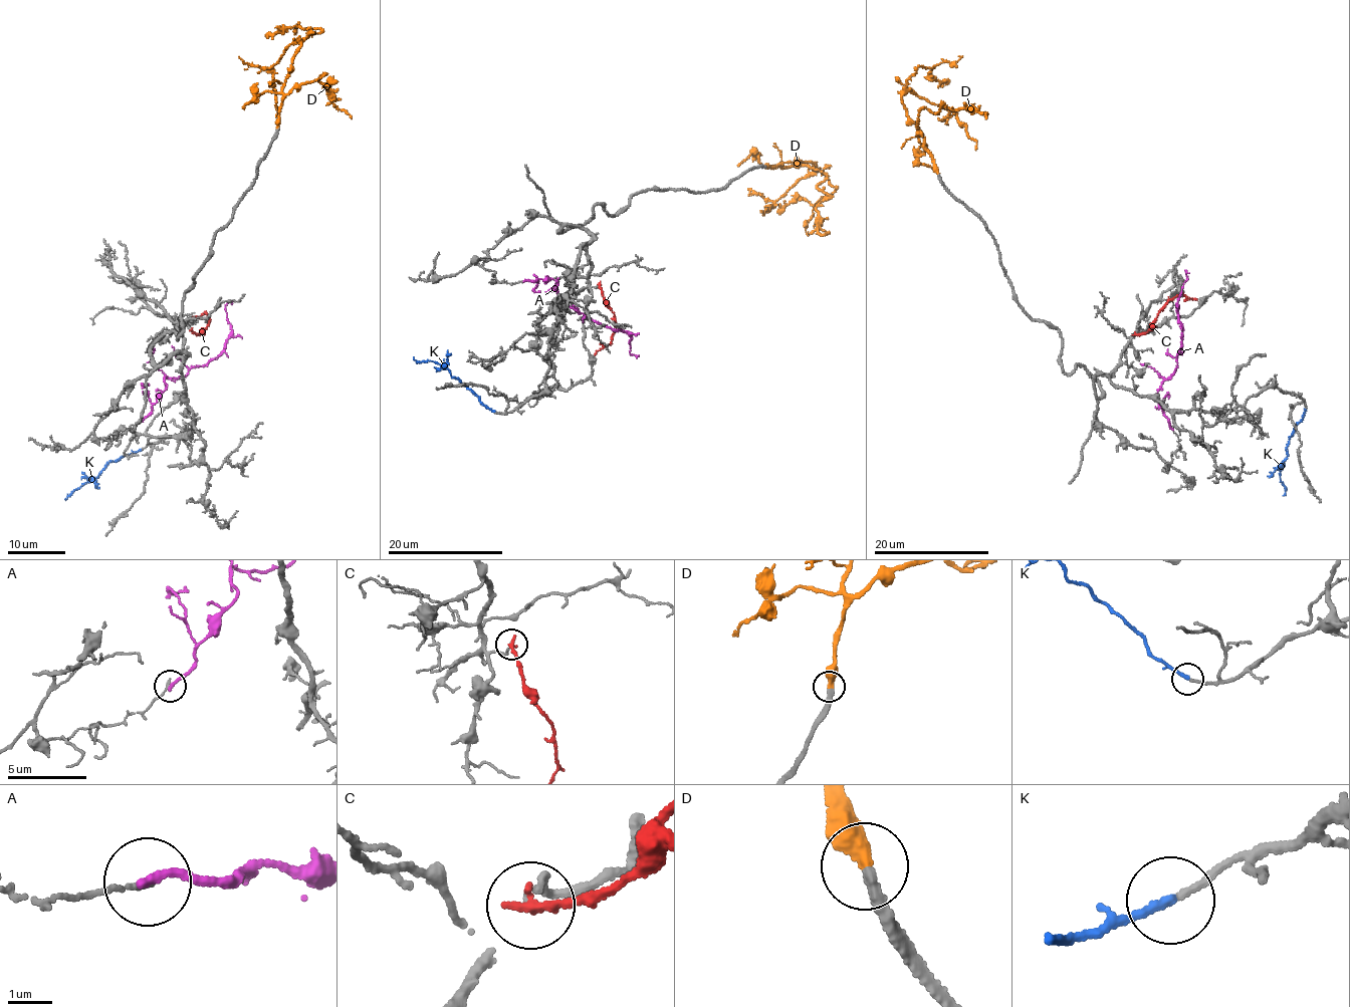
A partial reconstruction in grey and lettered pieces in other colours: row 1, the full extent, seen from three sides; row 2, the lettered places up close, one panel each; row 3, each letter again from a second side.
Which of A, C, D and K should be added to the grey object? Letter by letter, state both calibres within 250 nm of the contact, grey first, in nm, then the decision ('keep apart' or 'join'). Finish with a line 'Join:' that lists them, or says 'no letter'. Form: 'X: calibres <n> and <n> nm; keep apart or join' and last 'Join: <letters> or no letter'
A: calibres 140 and 200 nm; keep apart
C: calibres 130 and 240 nm; keep apart
D: calibres 280 and 460 nm; join
K: calibres 150 and 200 nm; join
Join: D, K

